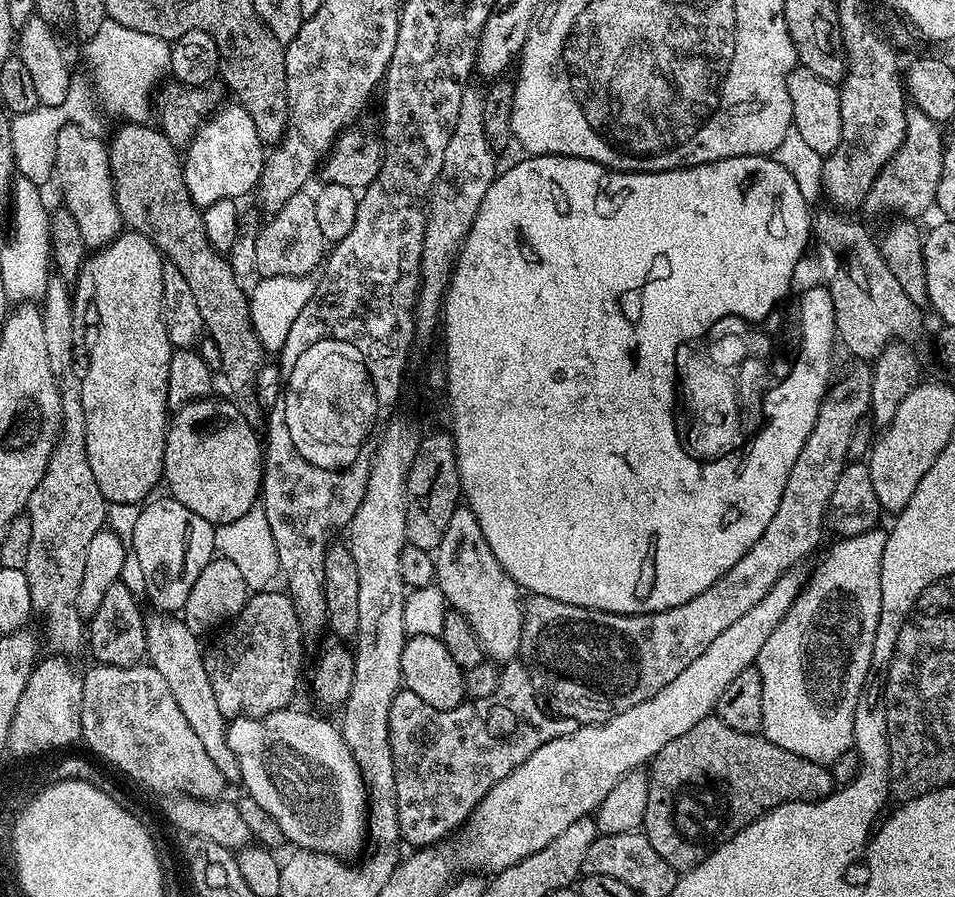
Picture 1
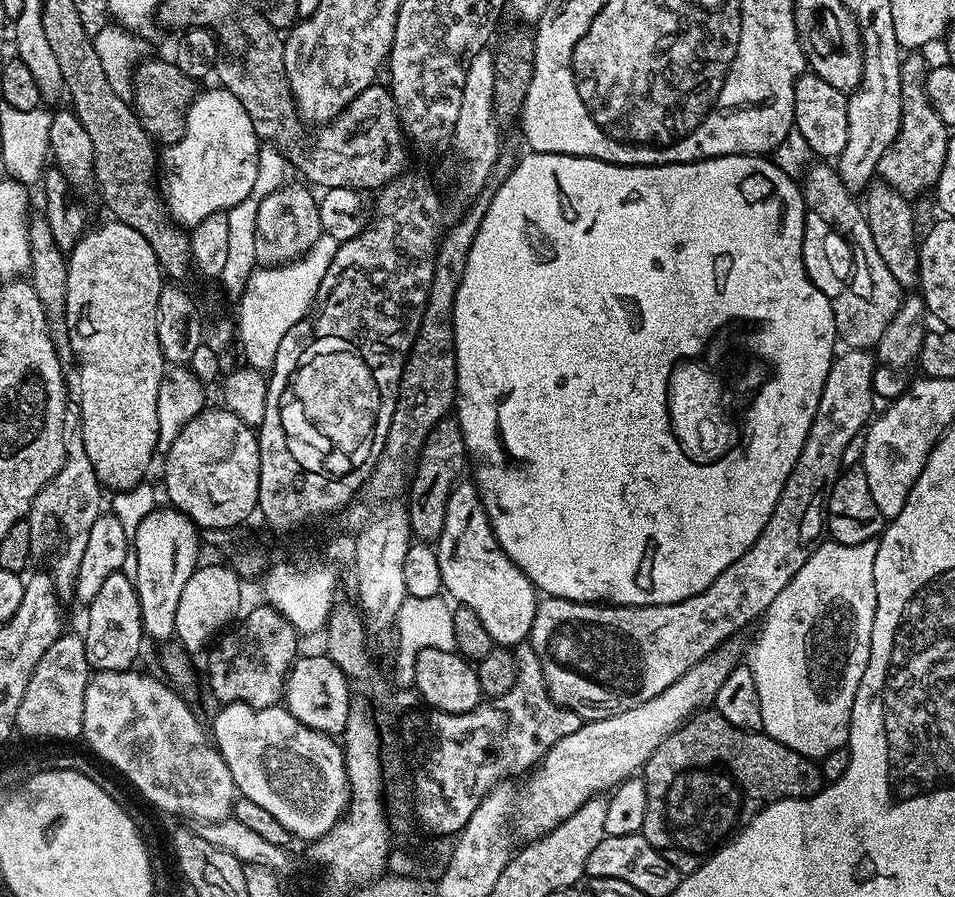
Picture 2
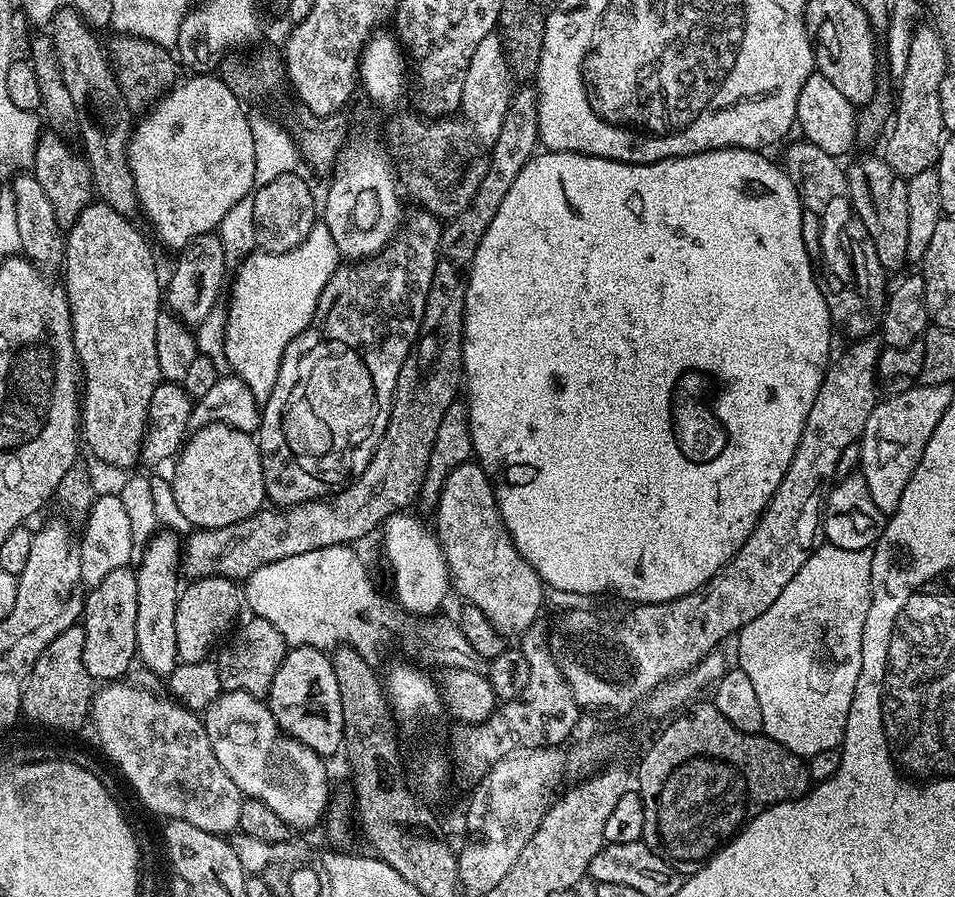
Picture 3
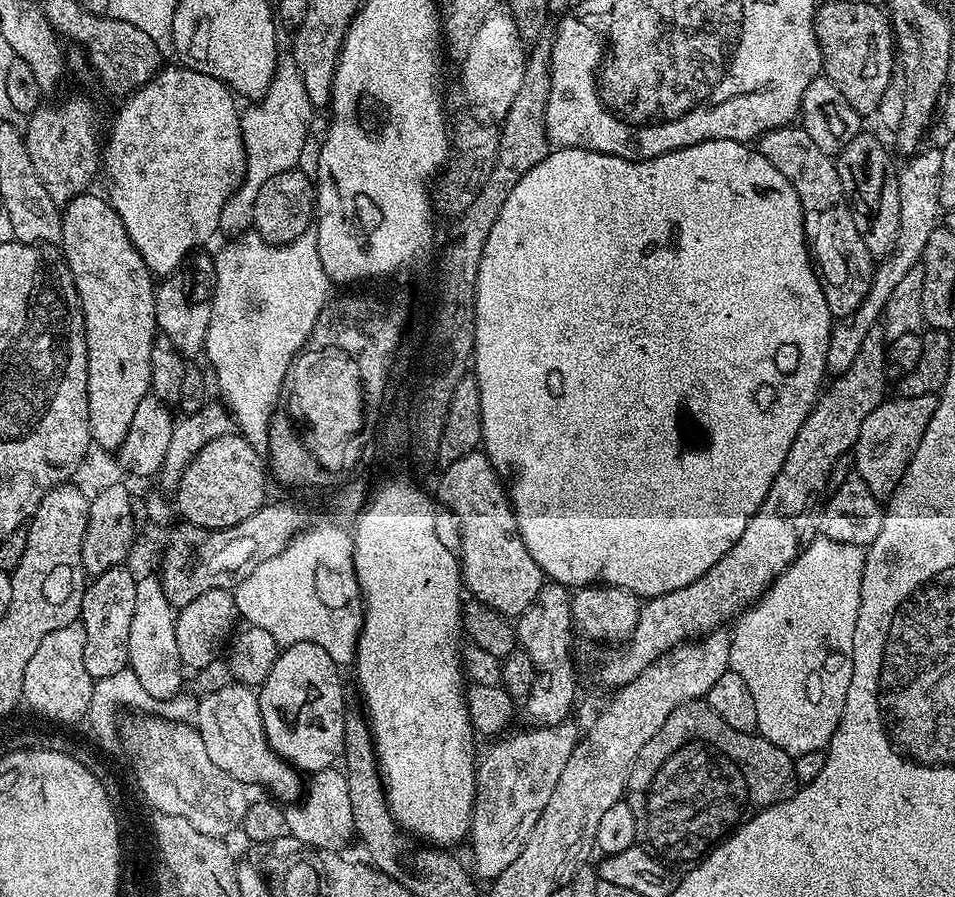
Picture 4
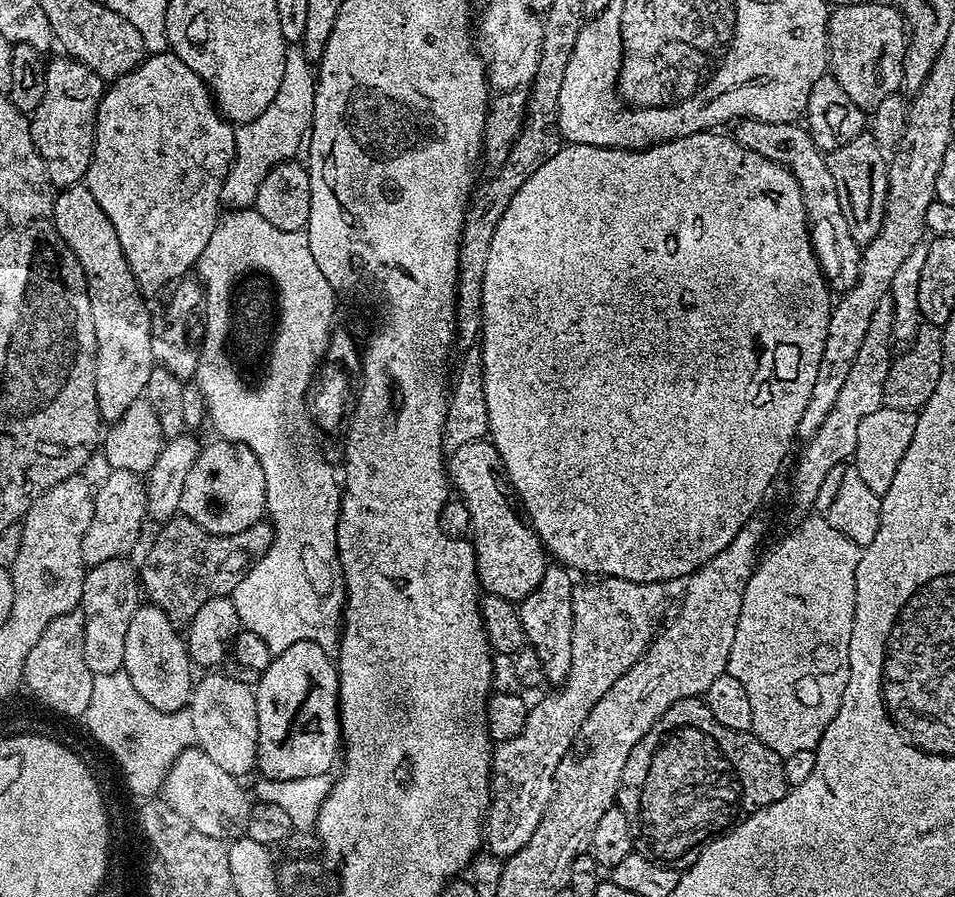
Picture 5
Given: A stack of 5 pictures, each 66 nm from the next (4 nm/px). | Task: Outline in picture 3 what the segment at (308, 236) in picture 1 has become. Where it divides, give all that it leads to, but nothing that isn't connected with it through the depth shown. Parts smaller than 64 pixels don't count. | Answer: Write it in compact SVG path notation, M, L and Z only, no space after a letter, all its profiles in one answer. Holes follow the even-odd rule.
M295 171L274 178L261 188L252 192L254 198L254 226L256 243L266 252L289 252L300 245L318 222L318 200L312 197L312 188Z

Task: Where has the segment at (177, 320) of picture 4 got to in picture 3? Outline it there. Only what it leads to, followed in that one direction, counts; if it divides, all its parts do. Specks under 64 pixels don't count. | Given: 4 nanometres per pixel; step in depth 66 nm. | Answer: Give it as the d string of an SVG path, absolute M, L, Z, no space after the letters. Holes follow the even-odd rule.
M207 232L198 238L194 238L186 247L179 249L176 260L176 269L172 277L167 277L166 287L162 296L166 301L167 311L183 320L189 326L197 326L217 300L221 299L222 291L226 288L226 276L229 271L226 257L223 254L223 246L216 232Z

